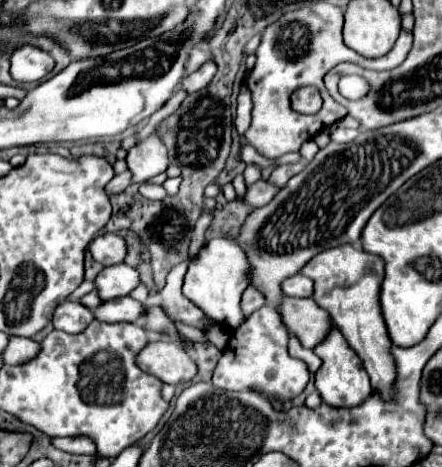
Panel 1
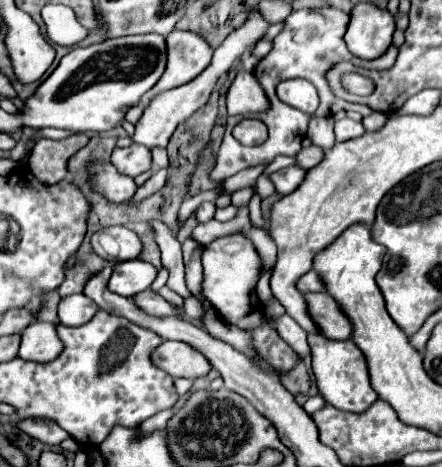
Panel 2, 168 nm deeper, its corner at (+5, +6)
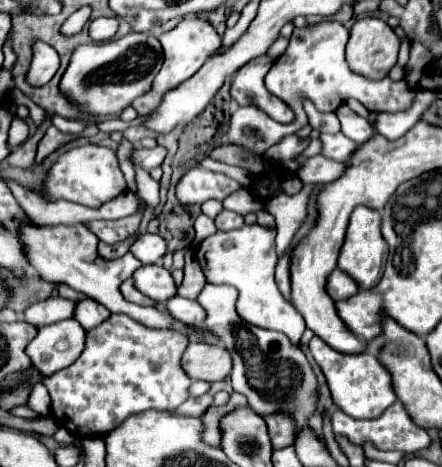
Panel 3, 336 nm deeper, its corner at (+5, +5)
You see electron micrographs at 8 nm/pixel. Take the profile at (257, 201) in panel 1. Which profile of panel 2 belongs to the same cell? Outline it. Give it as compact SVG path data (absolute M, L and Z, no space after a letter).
M289 166L289 168L283 168L279 172L273 172L269 176L269 180L273 182L275 186L275 192L285 196L289 192L293 192L293 188L297 188L297 184L301 184L301 176L305 176L307 170L303 168L297 168L297 166Z

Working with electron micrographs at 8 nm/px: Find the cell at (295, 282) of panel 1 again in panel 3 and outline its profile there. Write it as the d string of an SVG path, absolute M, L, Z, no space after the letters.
M335 269L329 277L329 295L335 301L343 301L347 297L353 297L359 291L359 285L353 277L349 277L345 271Z

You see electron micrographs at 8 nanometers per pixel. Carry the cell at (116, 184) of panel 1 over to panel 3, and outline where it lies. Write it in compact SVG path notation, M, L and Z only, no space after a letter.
M157 145L155 149L139 147L139 149L133 151L133 165L141 165L147 171L151 171L153 167L159 167L163 163L165 155L167 155L167 149L161 147L161 145Z

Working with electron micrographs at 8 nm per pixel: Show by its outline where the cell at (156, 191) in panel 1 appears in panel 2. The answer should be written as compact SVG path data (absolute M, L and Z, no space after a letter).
M111 164L93 166L93 170L95 170L95 174L93 174L93 188L97 192L101 192L105 198L109 198L111 202L131 200L133 194L137 192L135 180L129 178L129 176L121 176L119 172L115 172L115 168Z

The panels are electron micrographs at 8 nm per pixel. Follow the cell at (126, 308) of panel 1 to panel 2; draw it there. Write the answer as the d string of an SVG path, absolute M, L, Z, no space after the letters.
M151 290L135 294L135 296L131 296L131 300L135 302L135 306L139 310L147 312L149 316L173 316L173 314L177 314L177 310L171 304L167 304L157 292L151 292Z

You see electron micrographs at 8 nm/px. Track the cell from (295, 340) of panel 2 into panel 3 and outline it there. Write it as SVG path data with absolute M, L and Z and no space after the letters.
M243 225L235 231L217 231L215 235L207 237L199 249L195 251L195 257L207 277L207 283L215 285L233 285L239 291L237 301L237 313L241 319L263 327L271 331L279 331L289 337L291 343L299 343L305 321L301 313L283 299L281 291L275 283L275 265L277 265L277 253L275 253L275 231L265 229L261 225Z

